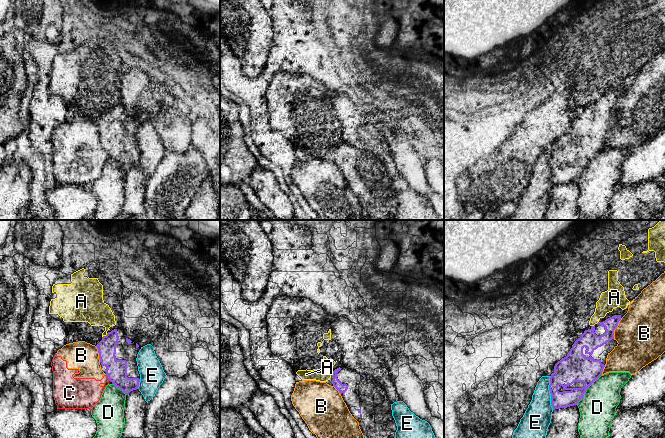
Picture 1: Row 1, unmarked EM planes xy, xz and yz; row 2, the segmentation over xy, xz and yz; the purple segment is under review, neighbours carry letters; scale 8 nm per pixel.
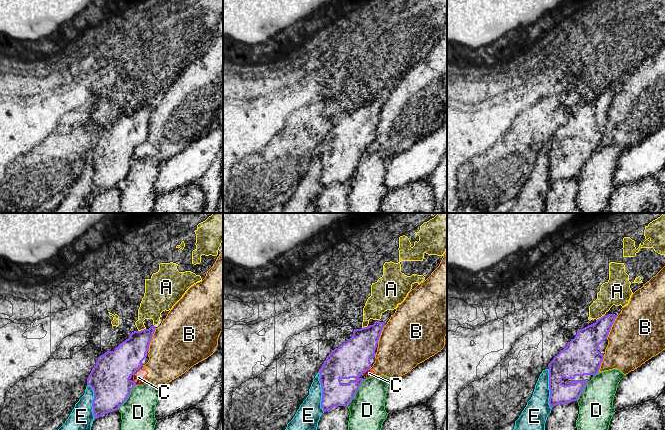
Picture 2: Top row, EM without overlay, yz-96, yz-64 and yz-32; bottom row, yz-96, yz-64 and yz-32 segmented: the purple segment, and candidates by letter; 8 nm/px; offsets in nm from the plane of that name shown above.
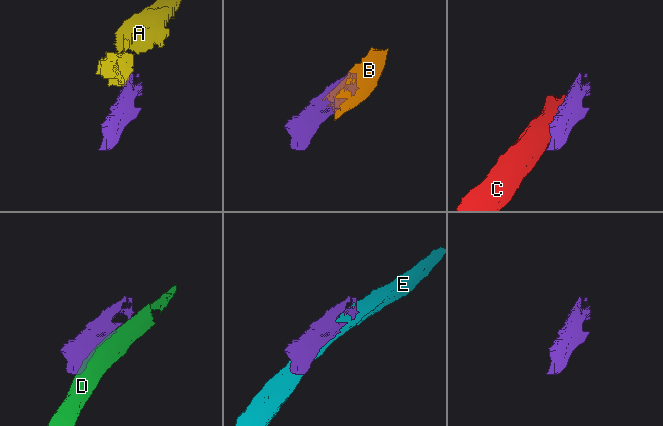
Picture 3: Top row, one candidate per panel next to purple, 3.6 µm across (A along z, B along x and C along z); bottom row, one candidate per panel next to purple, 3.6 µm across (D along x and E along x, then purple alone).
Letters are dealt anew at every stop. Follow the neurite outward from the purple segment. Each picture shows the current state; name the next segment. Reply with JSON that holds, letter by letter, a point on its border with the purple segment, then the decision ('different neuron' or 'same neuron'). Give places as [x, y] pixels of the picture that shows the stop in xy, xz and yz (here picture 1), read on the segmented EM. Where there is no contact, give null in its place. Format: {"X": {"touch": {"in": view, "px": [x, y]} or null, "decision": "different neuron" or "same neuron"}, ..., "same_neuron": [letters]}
{"A": {"touch": {"in": "xy", "px": [104, 336]}, "decision": "different neuron"}, "B": {"touch": {"in": "yz", "px": [616, 327]}, "decision": "different neuron"}, "C": {"touch": {"in": "xy", "px": [107, 376]}, "decision": "different neuron"}, "D": {"touch": {"in": "yz", "px": [587, 388]}, "decision": "different neuron"}, "E": {"touch": {"in": "yz", "px": [550, 393]}, "decision": "different neuron"}, "same_neuron": []}

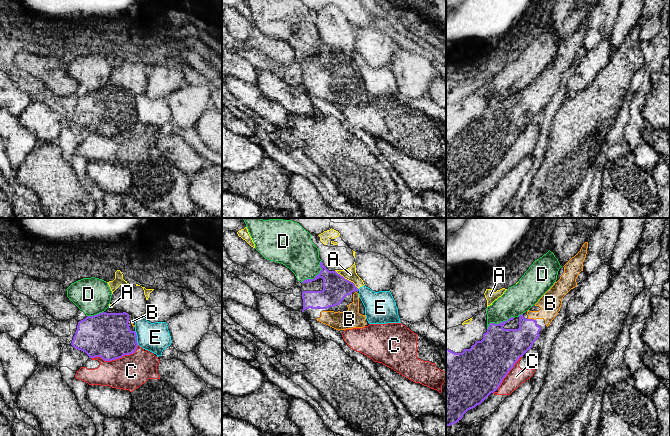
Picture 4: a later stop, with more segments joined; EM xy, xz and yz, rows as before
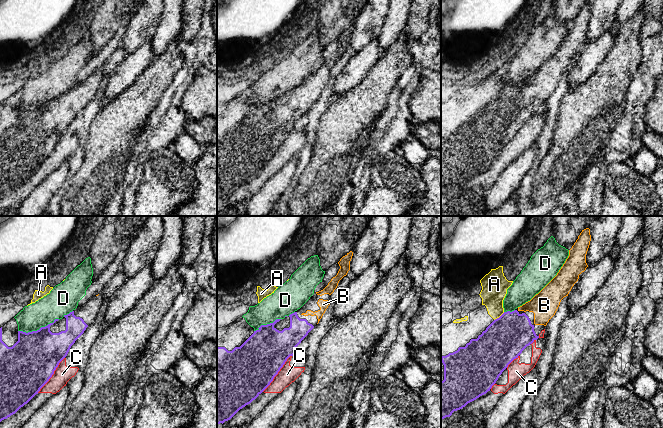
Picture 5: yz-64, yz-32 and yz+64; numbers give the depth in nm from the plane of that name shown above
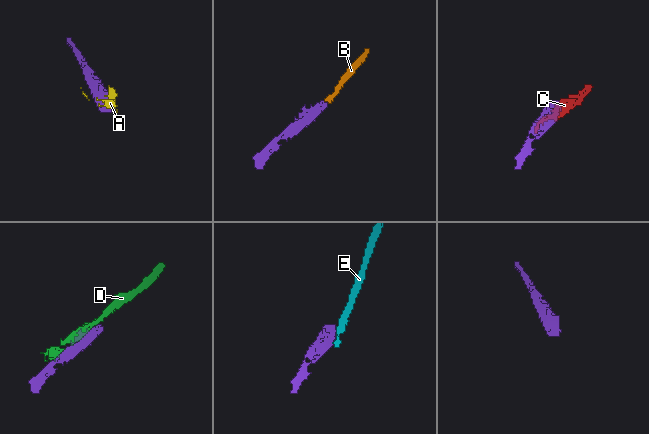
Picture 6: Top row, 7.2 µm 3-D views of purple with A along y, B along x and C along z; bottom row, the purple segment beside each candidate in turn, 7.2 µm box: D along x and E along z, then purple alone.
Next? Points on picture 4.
{"A": {"touch": {"in": "xz", "px": [346, 279]}, "decision": "different neuron"}, "B": {"touch": {"in": "yz", "px": [532, 319]}, "decision": "same neuron"}, "C": {"touch": {"in": "xy", "px": [115, 359]}, "decision": "different neuron"}, "D": {"touch": {"in": "xz", "px": [316, 275]}, "decision": "different neuron"}, "E": {"touch": {"in": "xy", "px": [136, 338]}, "decision": "different neuron"}, "same_neuron": ["B"]}

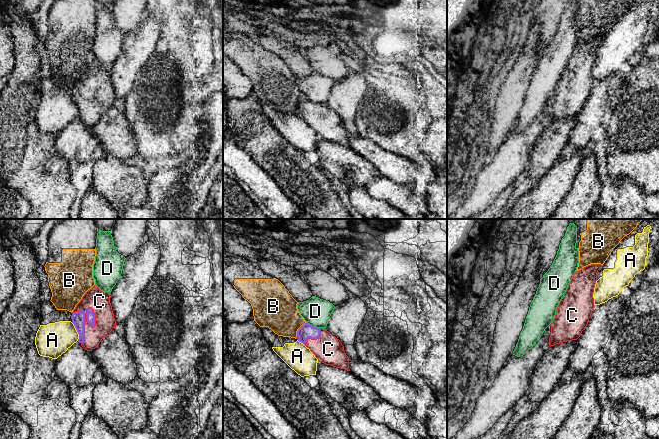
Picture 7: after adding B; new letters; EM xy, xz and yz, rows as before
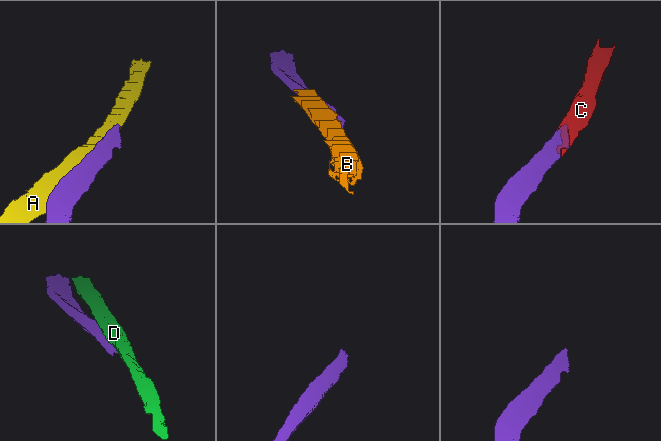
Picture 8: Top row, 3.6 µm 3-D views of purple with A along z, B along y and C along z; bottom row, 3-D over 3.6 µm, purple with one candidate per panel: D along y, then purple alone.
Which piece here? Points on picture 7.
{"A": {"touch": {"in": "xy", "px": [77, 331]}, "decision": "different neuron"}, "B": {"touch": {"in": "xz", "px": [298, 329]}, "decision": "different neuron"}, "C": {"touch": {"in": "xy", "px": [84, 323]}, "decision": "same neuron"}, "D": {"touch": {"in": "xz", "px": [313, 326]}, "decision": "different neuron"}, "same_neuron": ["C"]}

